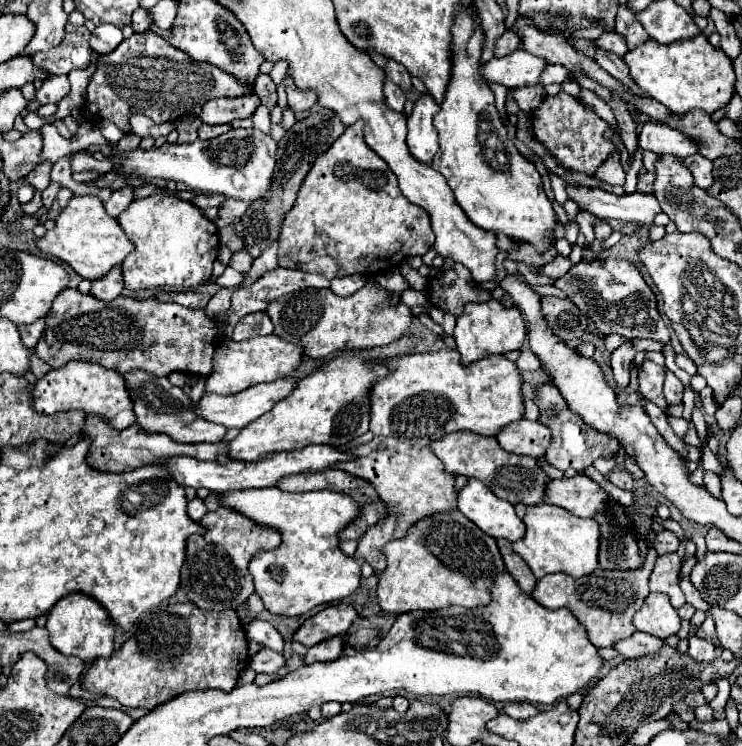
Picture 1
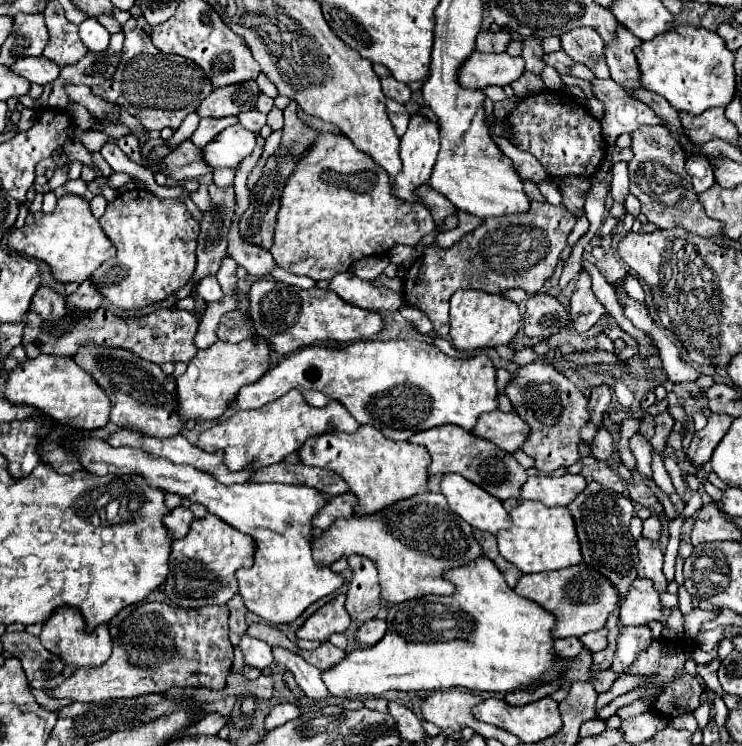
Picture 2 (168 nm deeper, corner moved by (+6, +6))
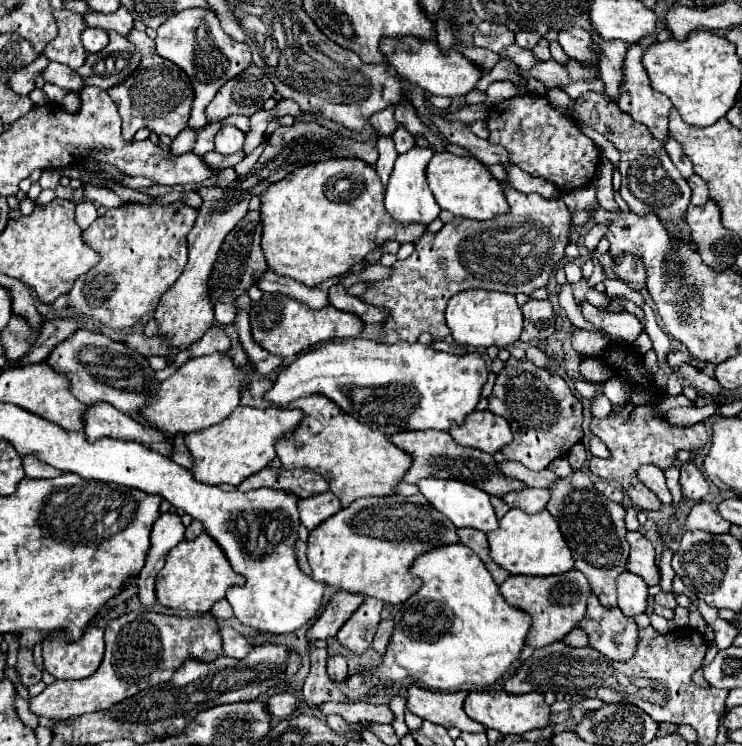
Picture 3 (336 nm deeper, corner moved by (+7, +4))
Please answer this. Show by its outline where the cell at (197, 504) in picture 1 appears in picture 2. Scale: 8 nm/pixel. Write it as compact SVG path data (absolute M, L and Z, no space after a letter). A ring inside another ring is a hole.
M180 505L180 507L172 509L172 513L170 513L170 515L166 515L166 519L164 519L164 521L166 521L168 529L172 531L174 539L180 539L180 537L184 537L184 535L188 533L188 527L190 527L192 519L194 519L192 511Z

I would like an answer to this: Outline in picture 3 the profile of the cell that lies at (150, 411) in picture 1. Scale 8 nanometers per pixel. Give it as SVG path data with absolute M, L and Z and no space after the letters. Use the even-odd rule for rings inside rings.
M79 329L69 339L59 343L45 363L65 375L69 379L69 389L73 397L77 397L85 405L93 405L97 401L107 401L113 407L117 407L123 413L137 415L141 411L141 405L157 391L159 381L155 379L155 371L149 367L147 359L139 355L137 351L131 351L123 343L115 343L107 339L107 335L93 333Z

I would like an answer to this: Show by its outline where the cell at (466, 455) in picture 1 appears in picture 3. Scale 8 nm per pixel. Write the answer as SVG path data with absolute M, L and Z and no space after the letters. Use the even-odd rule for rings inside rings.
M405 431L405 433L391 435L391 441L393 441L393 445L397 445L405 453L409 453L413 459L409 471L403 477L403 481L407 481L407 483L417 483L419 479L425 479L425 477L457 479L457 481L475 485L475 487L483 489L485 493L497 495L497 497L503 497L509 491L525 489L525 483L503 477L497 469L497 463L493 461L493 457L489 453L457 445L453 439L449 439L447 431Z

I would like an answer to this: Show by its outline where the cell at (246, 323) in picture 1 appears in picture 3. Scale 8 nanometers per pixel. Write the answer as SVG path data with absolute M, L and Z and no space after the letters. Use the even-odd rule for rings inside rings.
M213 327L213 329L209 329L197 343L193 343L193 345L189 347L189 357L211 355L211 353L215 353L215 351L221 353L221 351L229 349L229 345L231 345L229 337L227 337L221 329Z

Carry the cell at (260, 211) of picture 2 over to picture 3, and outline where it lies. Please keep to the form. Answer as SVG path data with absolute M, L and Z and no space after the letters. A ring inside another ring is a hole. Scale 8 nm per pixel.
M253 211L241 219L241 223L225 237L225 241L219 249L219 257L213 263L211 277L209 277L211 303L213 305L217 305L217 303L233 305L237 301L237 297L247 293L249 287L255 285L257 279L263 277L265 269L267 269L267 265L265 265L265 257L261 253L261 217L259 217L259 211Z

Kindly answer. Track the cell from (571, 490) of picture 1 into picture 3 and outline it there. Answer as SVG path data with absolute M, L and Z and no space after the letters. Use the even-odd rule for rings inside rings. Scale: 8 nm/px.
M527 487L523 491L509 491L505 493L501 499L509 505L509 507L517 507L525 513L537 513L541 509L545 509L547 501L549 501L549 489L533 489Z

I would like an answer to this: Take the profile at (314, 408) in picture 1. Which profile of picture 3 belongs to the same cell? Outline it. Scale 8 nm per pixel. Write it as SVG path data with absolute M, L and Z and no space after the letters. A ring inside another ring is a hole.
M239 405L225 421L211 425L207 429L187 433L185 445L193 457L193 479L205 485L239 485L249 475L267 467L267 463L275 457L275 443L287 431L293 431L303 413L297 409L255 409Z

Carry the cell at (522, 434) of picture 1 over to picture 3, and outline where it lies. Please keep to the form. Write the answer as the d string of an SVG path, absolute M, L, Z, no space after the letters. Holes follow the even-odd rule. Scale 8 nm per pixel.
M475 411L465 417L463 425L451 425L449 435L463 447L481 449L485 453L495 453L509 441L513 433L503 417L493 417L487 411Z

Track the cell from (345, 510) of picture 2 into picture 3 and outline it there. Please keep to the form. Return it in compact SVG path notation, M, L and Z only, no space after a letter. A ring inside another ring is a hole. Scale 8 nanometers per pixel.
M325 491L325 493L313 495L313 497L301 499L297 503L297 507L299 507L301 523L309 531L313 531L319 523L323 523L325 519L329 519L331 515L335 515L341 509L341 503L337 501L337 497L331 491Z

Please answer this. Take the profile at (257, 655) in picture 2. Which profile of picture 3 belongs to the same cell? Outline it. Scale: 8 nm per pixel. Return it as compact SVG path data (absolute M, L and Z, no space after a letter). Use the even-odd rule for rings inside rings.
M221 627L219 633L221 633L221 641L223 641L223 655L241 659L251 651L251 645L247 643L247 639L241 633L237 633L235 629Z

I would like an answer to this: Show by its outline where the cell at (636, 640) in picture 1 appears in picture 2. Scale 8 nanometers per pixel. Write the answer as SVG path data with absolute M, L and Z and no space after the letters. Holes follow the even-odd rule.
M600 629L600 631L594 631L594 633L588 633L588 635L582 635L580 641L586 645L586 649L590 649L592 653L596 651L604 651L608 647L608 631L606 629Z

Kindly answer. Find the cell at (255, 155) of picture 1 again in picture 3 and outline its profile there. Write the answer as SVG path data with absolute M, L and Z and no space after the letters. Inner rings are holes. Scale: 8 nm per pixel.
M223 125L215 135L215 151L223 155L233 155L243 147L243 143L245 143L243 131L239 131L233 125Z

